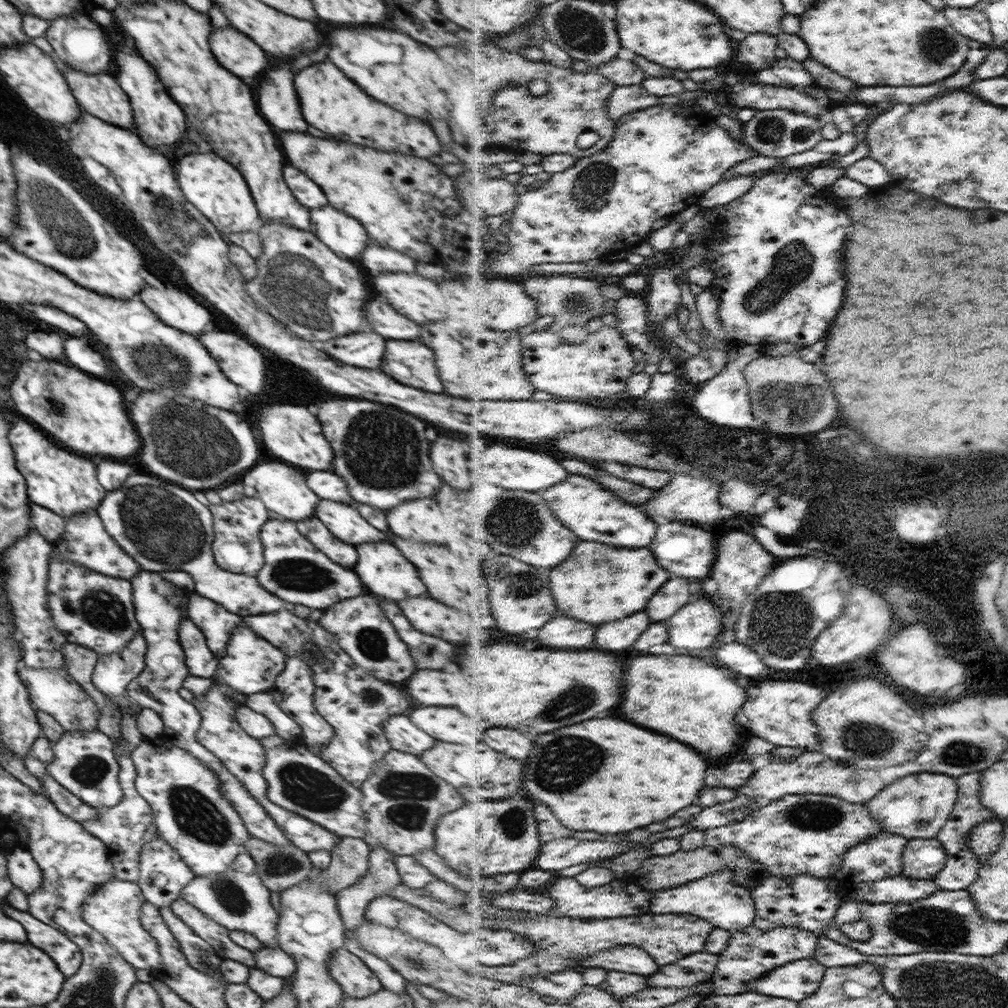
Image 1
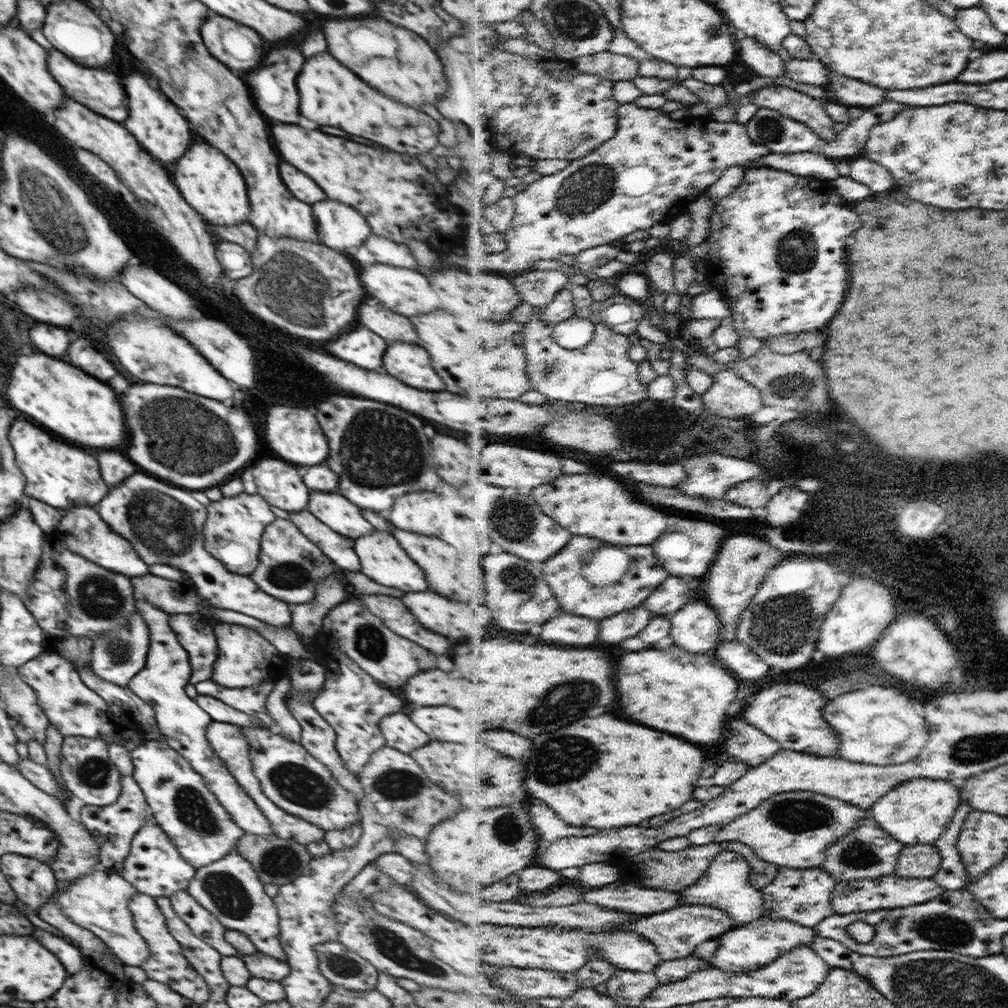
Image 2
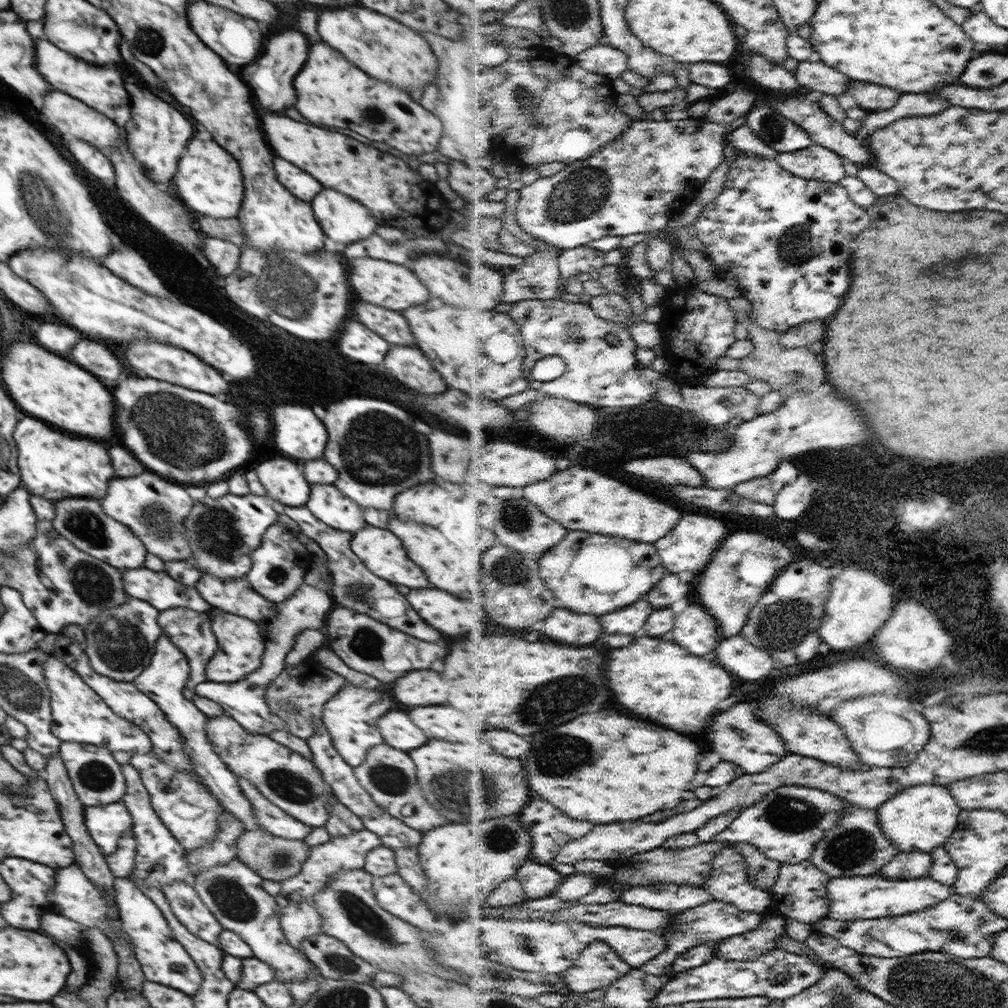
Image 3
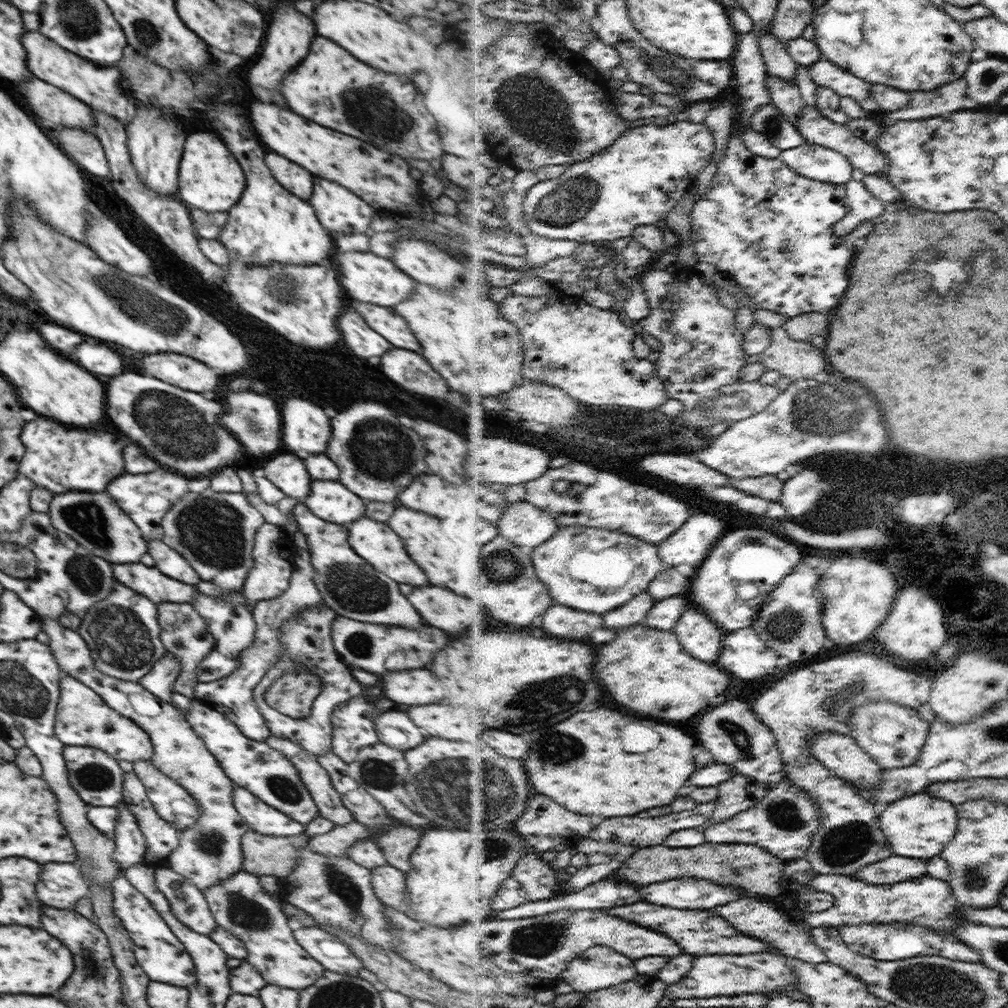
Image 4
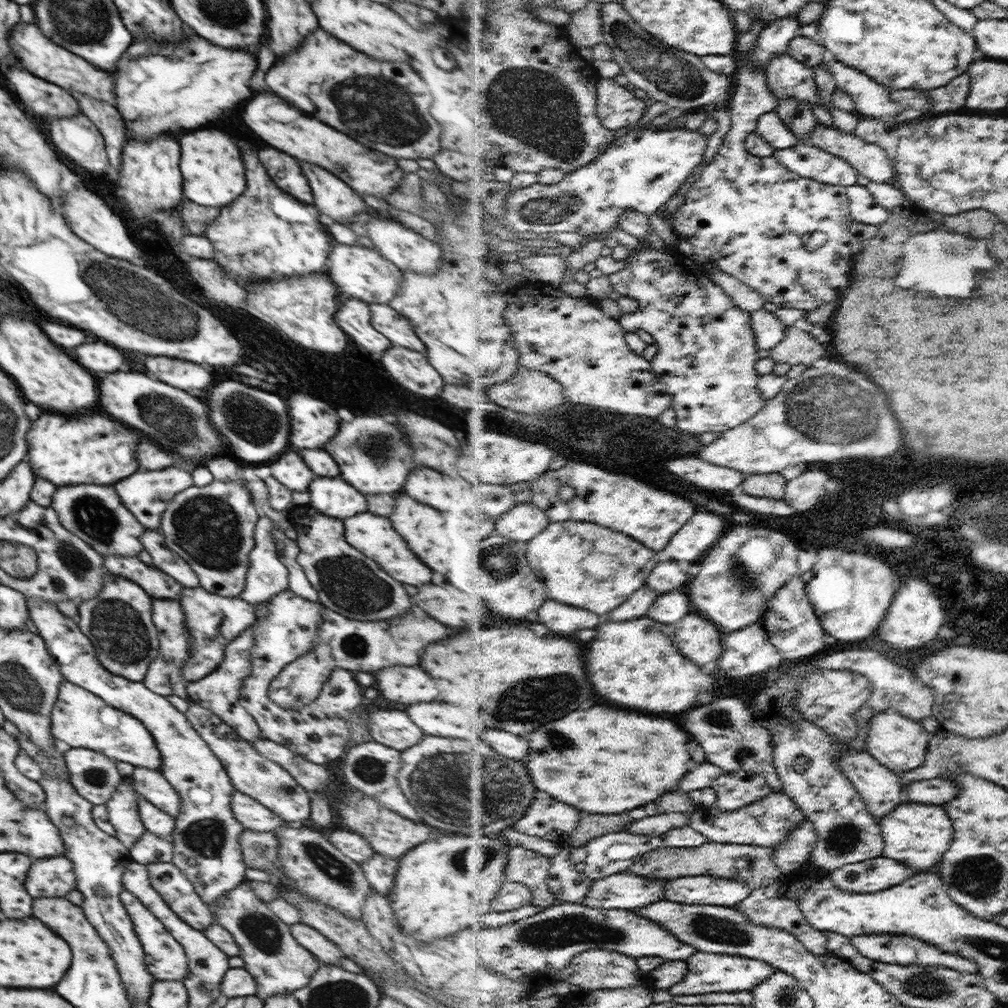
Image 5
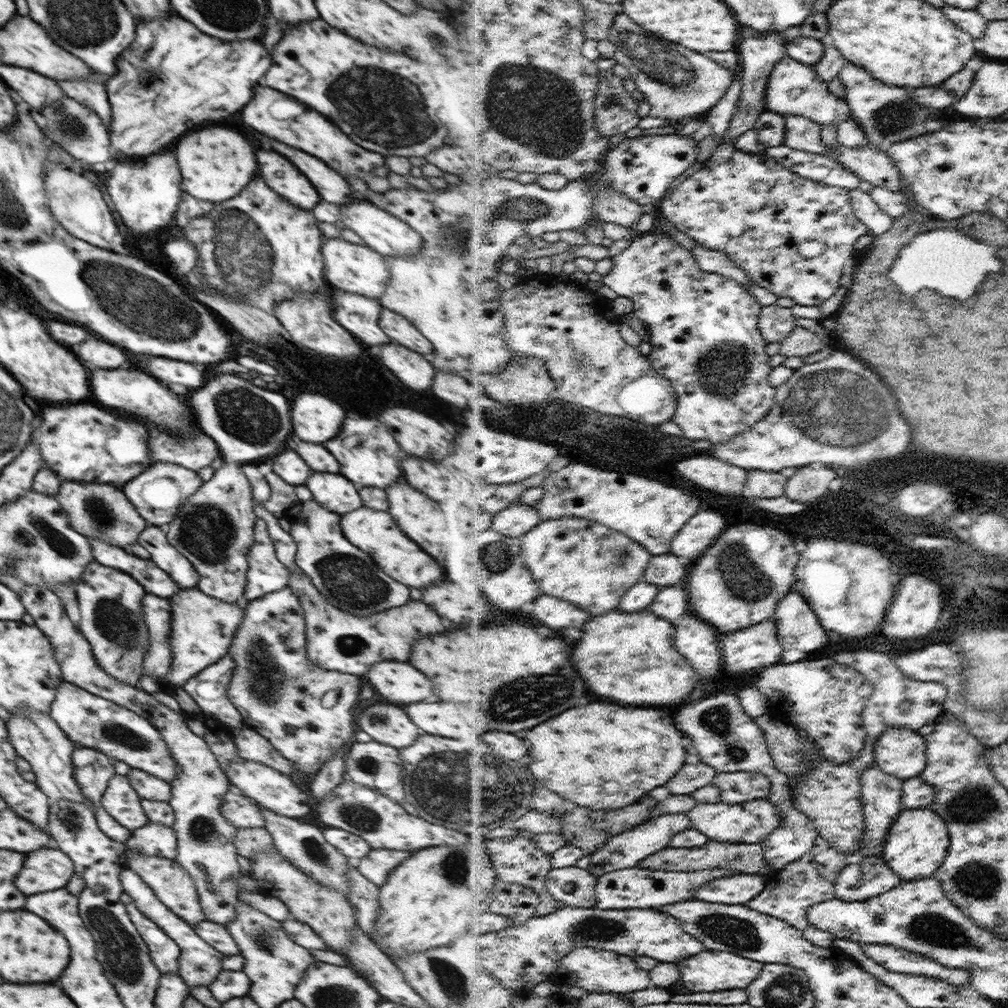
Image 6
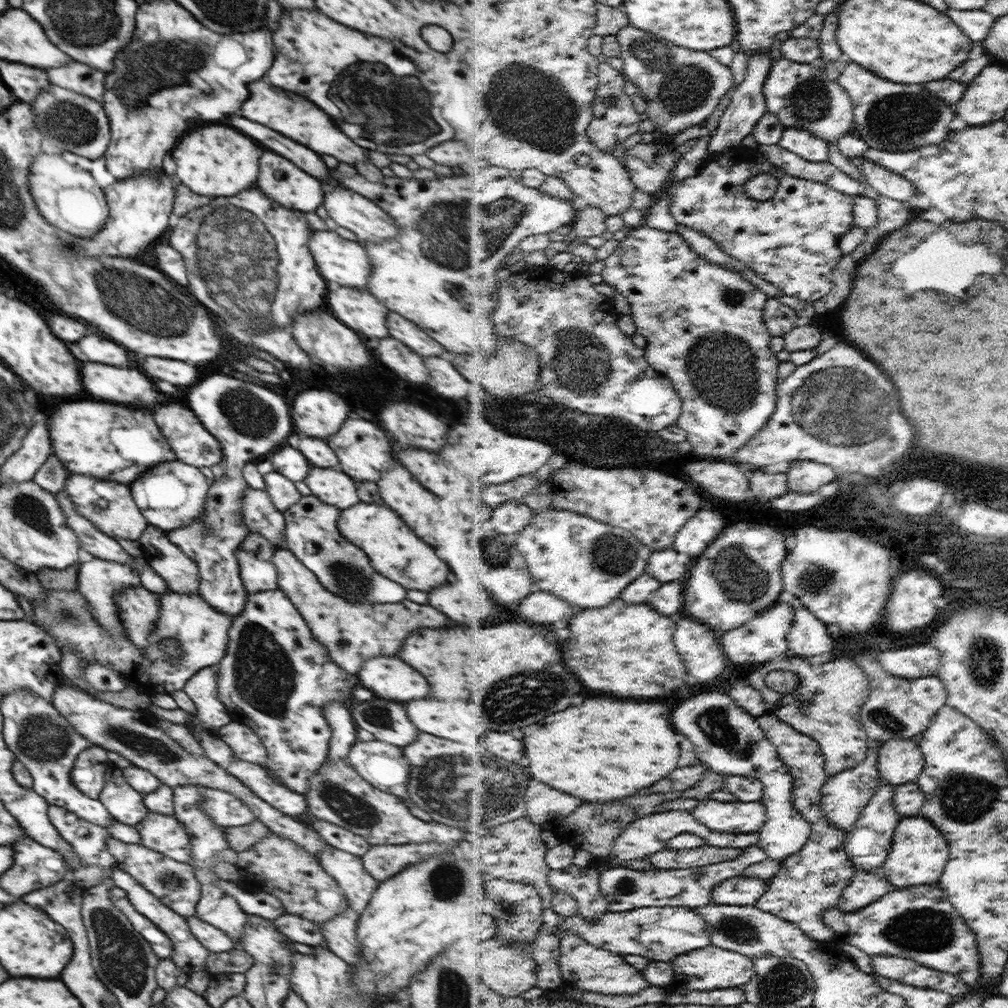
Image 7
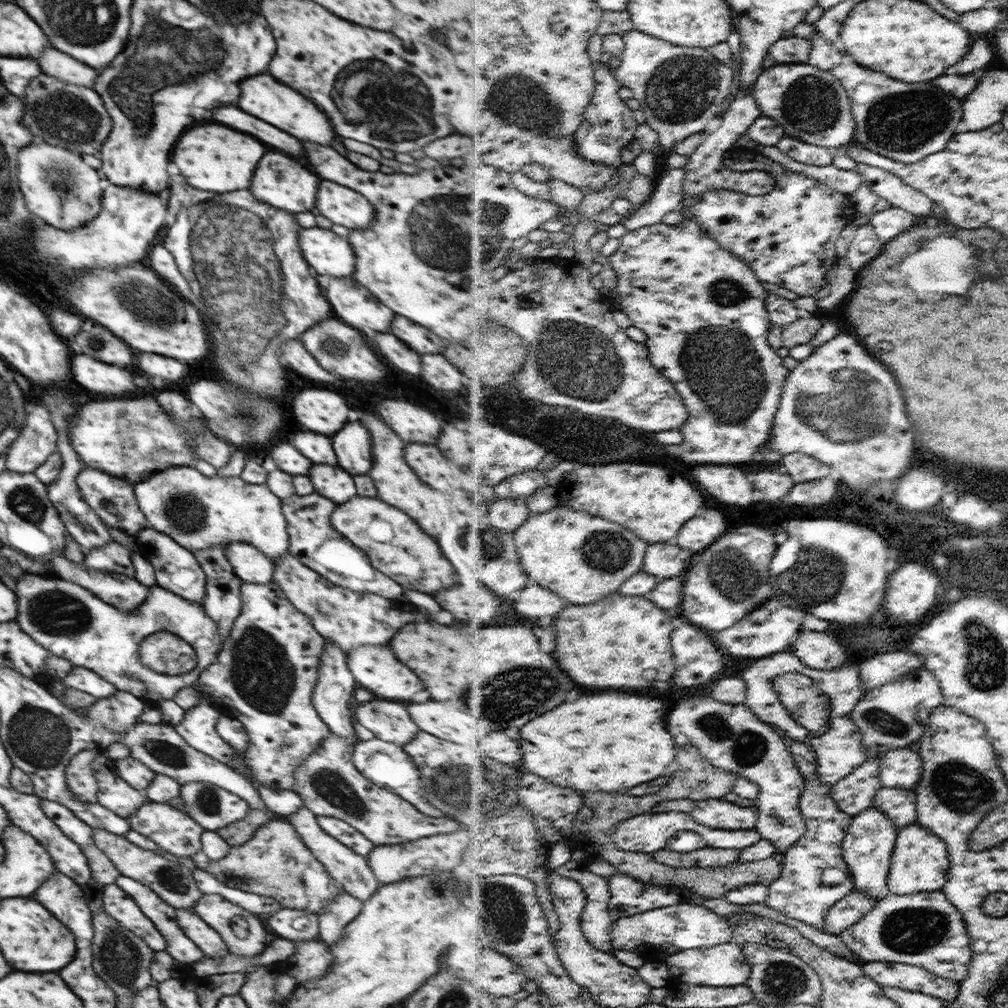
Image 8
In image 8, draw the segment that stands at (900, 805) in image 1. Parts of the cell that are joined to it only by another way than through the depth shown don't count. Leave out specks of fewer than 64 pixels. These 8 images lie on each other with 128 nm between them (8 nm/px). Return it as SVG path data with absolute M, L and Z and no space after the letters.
M917 822L901 829L893 858L890 888L898 895L914 895L920 891L942 890L949 870L948 845L930 829Z

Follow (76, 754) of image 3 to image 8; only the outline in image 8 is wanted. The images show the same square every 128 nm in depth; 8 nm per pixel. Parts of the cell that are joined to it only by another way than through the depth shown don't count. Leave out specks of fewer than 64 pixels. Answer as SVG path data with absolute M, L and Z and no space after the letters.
M96 749L84 750L74 755L66 765L67 787L82 802L97 802L98 783L91 764L100 753Z

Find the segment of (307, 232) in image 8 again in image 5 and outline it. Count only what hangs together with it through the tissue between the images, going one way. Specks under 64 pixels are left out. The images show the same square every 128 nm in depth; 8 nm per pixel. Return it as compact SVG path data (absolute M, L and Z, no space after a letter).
M333 242L328 253L328 262L323 272L328 272L331 280L350 298L372 304L389 304L400 288L403 271L394 263L386 260L378 251L362 245L340 244Z

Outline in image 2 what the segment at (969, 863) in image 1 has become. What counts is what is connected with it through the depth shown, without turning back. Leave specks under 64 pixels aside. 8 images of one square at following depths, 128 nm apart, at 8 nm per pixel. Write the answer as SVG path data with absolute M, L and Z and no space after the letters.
M962 800L952 822L935 843L941 852L941 868L932 878L946 891L961 889L969 882L969 871L961 860L957 840L960 838L962 827L970 817L970 812L973 811L974 808Z

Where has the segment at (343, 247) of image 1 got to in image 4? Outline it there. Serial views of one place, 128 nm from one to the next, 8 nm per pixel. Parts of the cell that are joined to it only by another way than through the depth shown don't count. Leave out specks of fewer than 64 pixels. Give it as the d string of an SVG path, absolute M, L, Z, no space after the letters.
M314 176L309 203L314 207L320 224L330 235L364 233L376 213L365 200L348 188Z

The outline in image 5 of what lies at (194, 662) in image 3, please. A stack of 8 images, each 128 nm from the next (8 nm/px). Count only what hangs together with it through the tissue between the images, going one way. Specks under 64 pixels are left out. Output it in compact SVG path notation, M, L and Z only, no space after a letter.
M156 599L152 602L151 619L158 631L159 649L149 664L143 683L146 688L162 696L187 695L190 683L181 675L182 666L190 656L189 634L185 625L185 614L178 600Z

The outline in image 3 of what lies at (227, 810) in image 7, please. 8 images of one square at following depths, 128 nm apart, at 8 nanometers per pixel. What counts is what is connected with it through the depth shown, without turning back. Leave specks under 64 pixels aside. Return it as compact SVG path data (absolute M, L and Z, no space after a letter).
M238 776L242 794L248 798L260 829L288 840L304 840L313 827L296 820L281 808L272 804L249 780Z

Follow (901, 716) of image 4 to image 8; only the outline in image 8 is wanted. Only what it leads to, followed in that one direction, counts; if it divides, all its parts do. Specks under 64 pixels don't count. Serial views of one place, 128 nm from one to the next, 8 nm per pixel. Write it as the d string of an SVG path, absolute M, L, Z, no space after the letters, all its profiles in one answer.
M908 748L890 750L882 759L881 781L884 786L913 790L924 774L924 761Z

